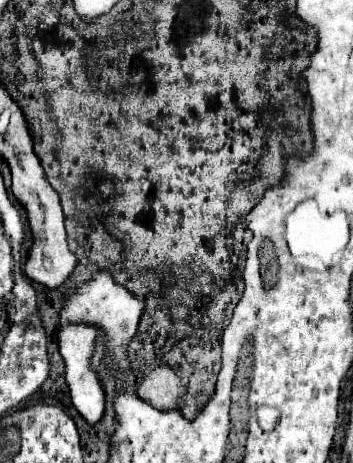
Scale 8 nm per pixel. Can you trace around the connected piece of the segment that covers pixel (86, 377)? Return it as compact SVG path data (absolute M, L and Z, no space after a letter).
M64 320L58 326L58 344L60 344L60 354L64 358L64 364L66 364L66 382L70 388L72 404L92 424L98 422L104 414L104 392L102 392L102 386L98 384L96 370L92 368L94 340L96 340L96 328L92 328L92 326L68 324Z

